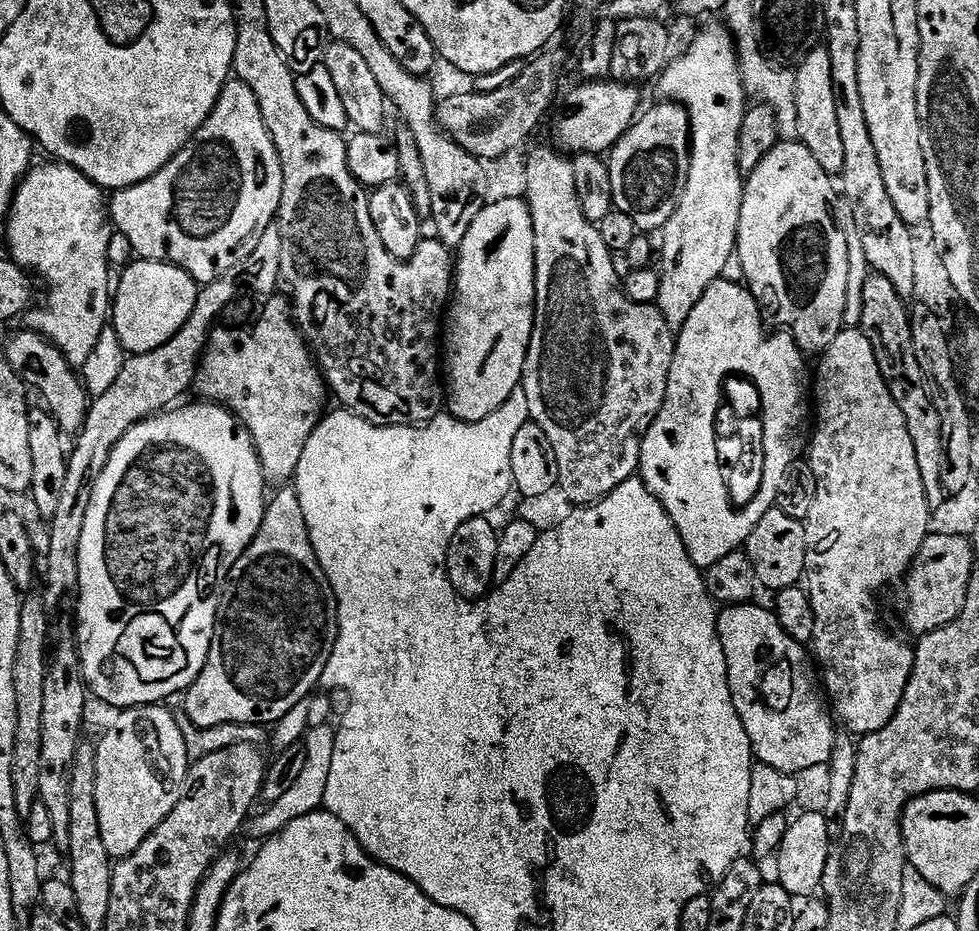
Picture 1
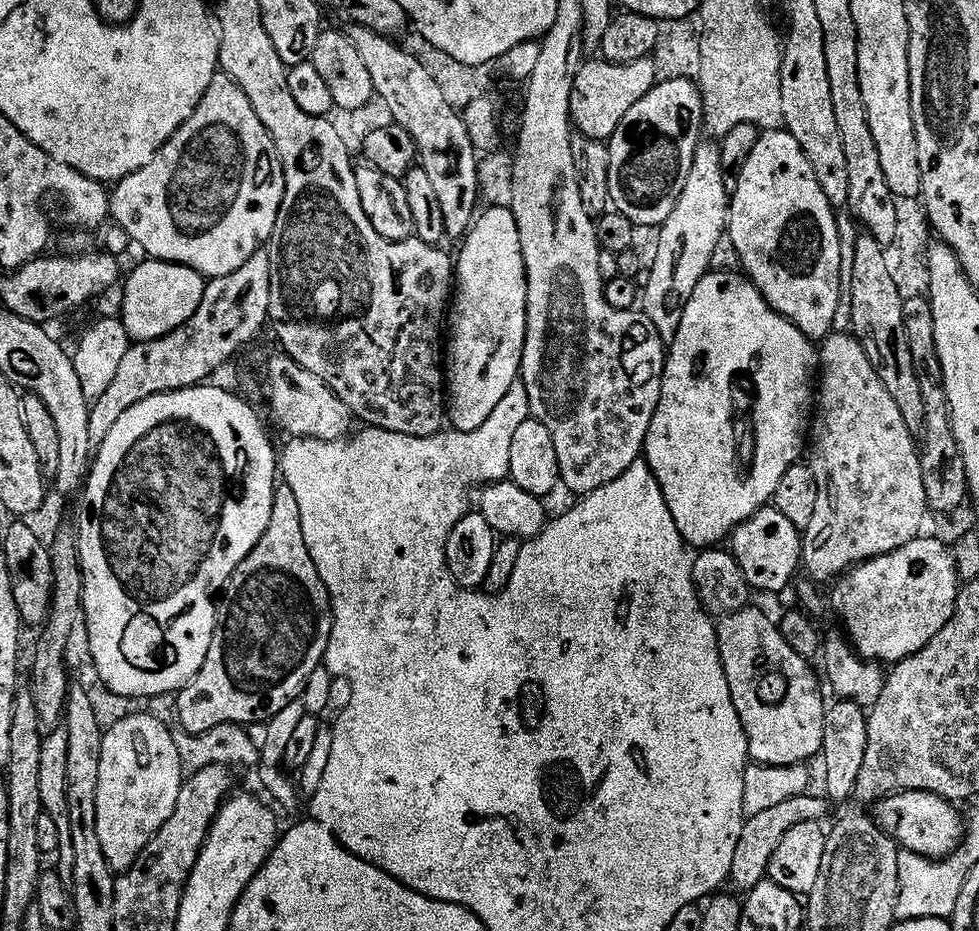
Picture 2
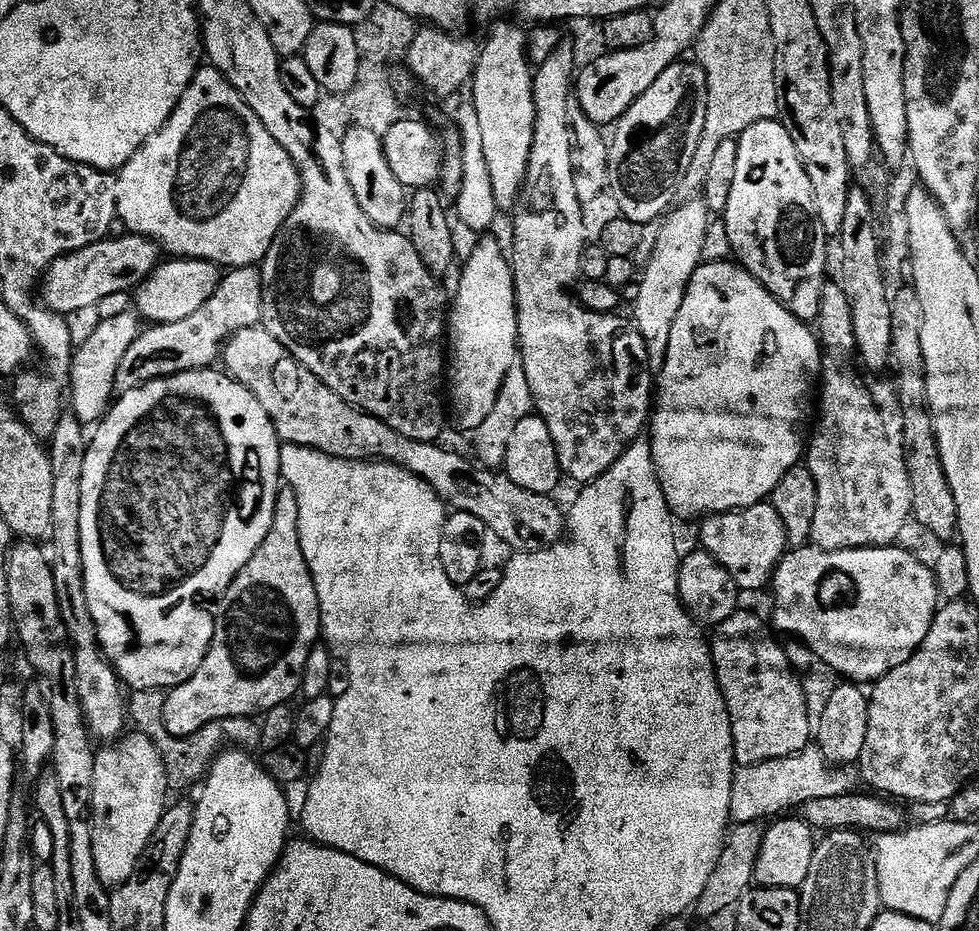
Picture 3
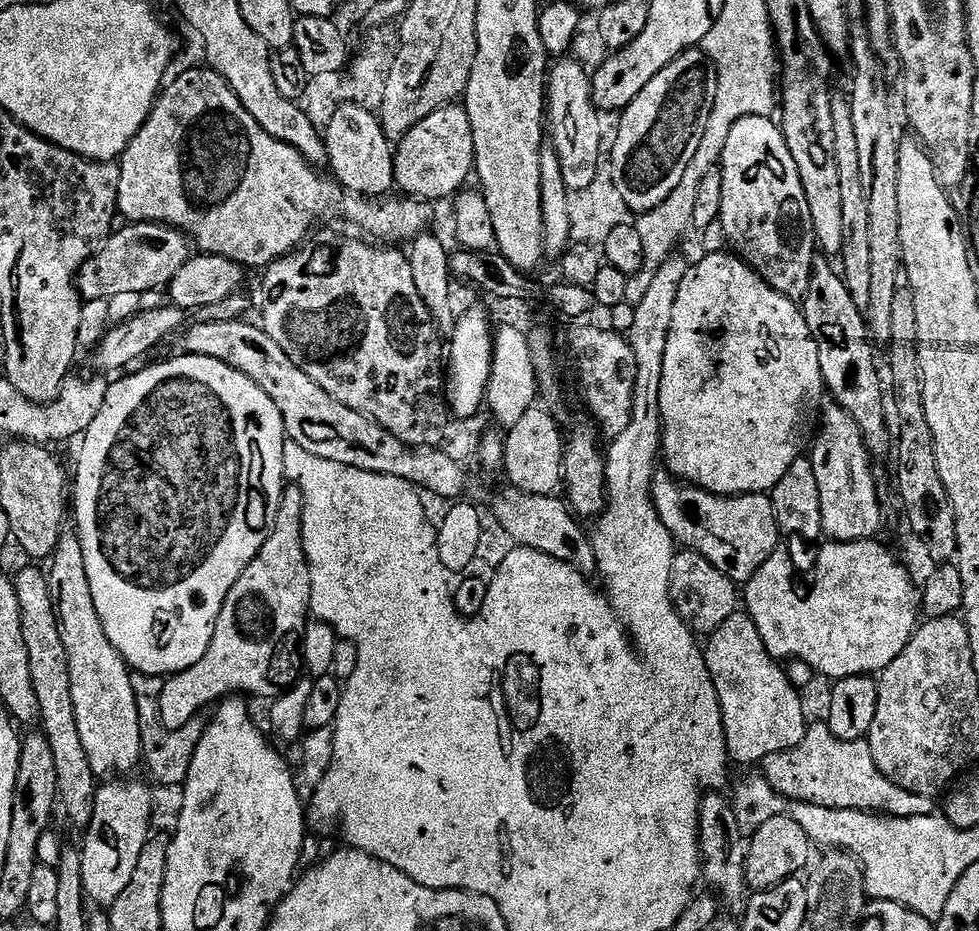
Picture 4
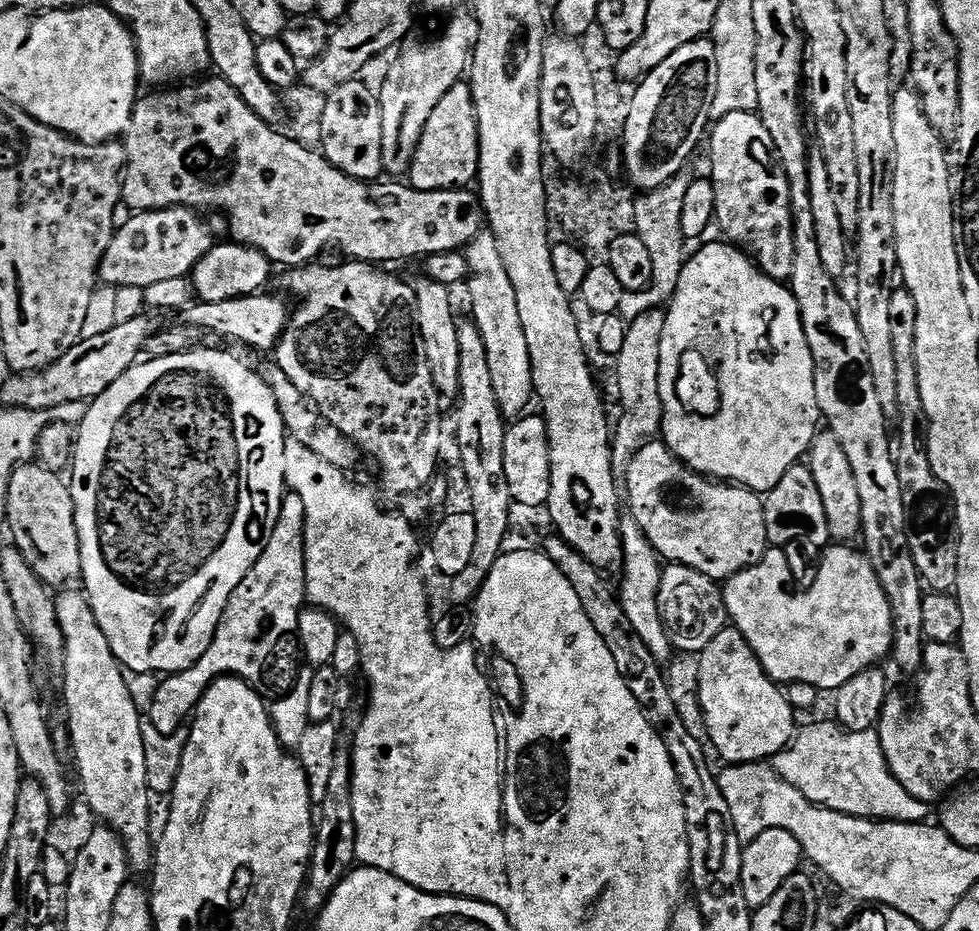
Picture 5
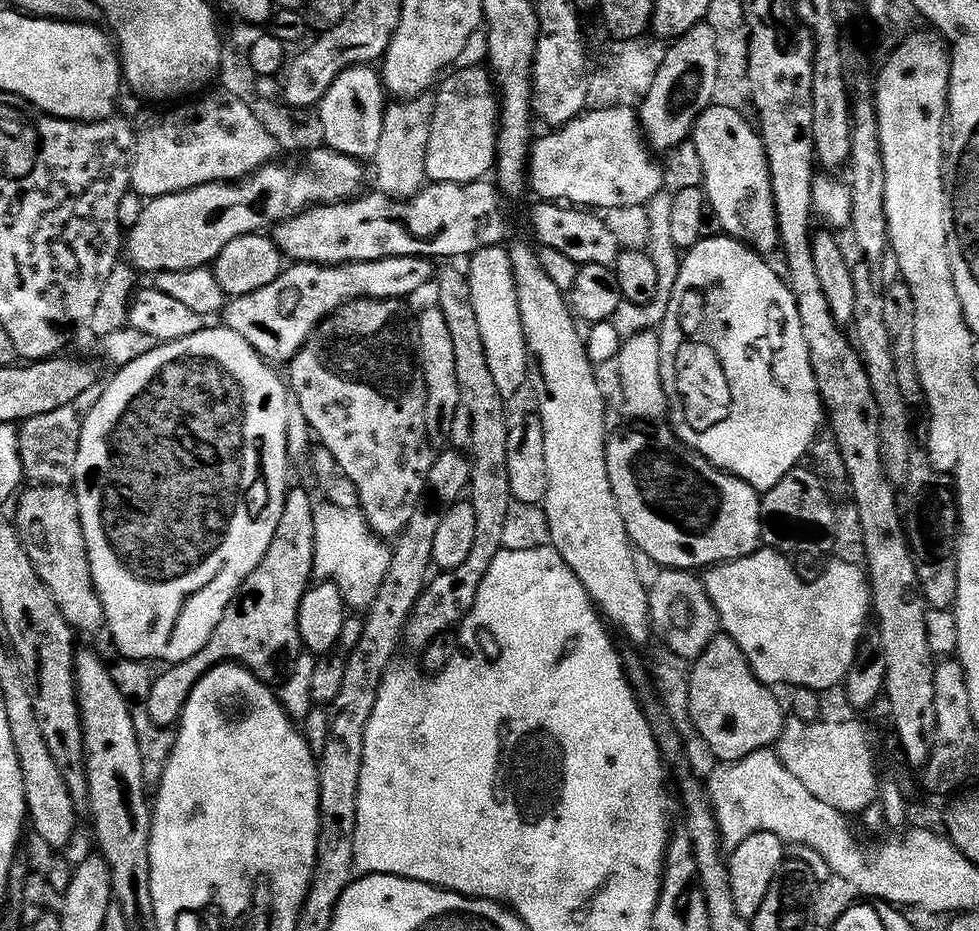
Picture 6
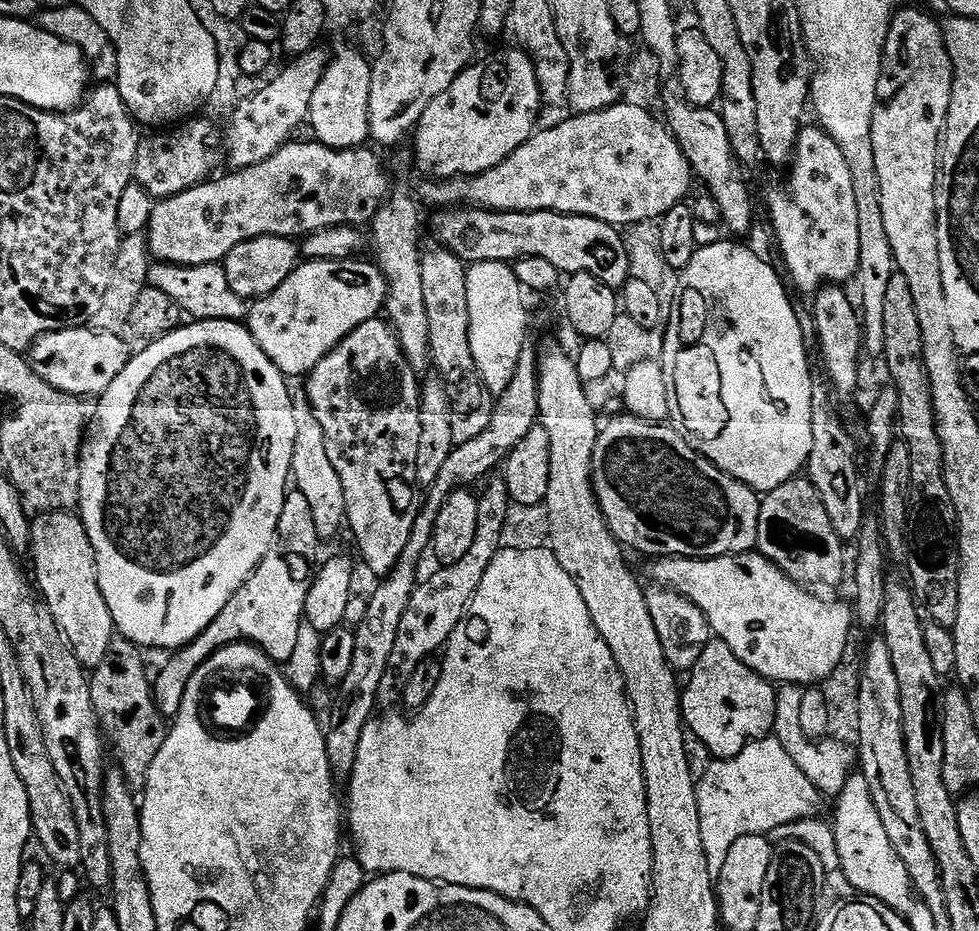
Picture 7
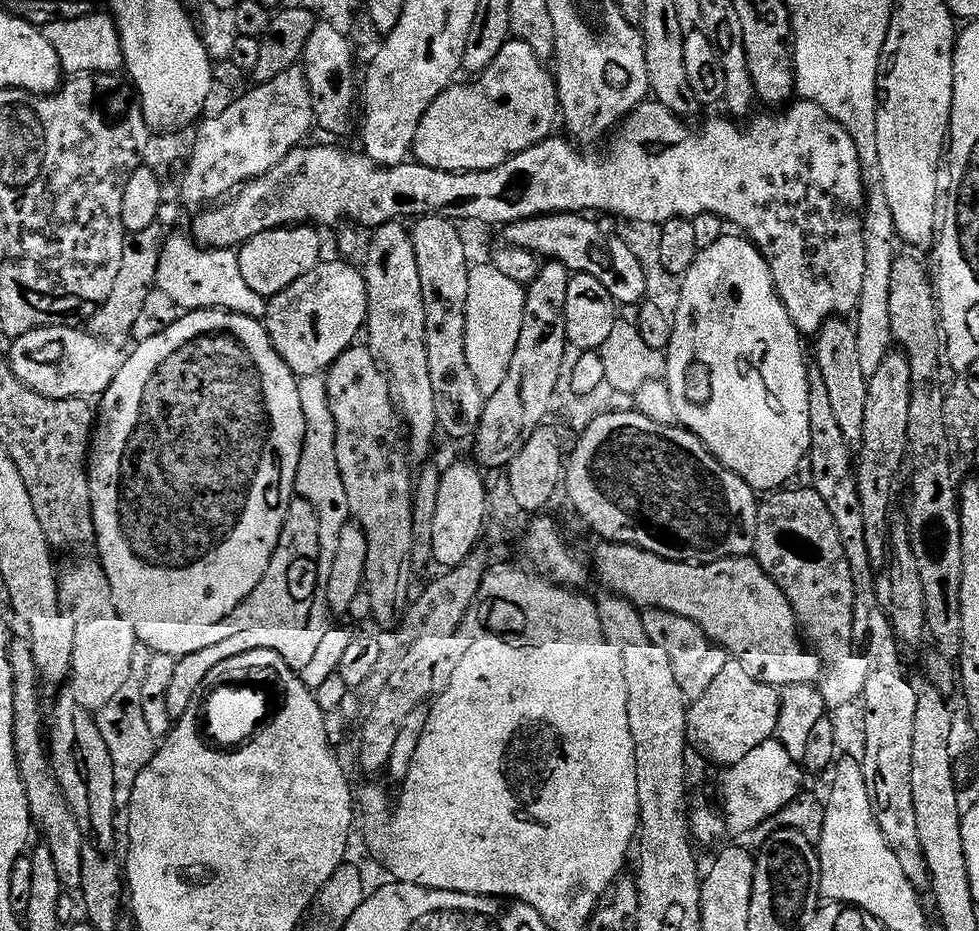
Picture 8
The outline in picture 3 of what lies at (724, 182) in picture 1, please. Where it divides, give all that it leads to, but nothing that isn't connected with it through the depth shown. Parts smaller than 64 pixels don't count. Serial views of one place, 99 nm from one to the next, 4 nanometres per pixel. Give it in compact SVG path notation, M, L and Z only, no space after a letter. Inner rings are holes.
M688 198L677 203L663 217L656 233L652 256L643 265L644 278L639 281L641 289L634 303L634 325L645 340L648 365L652 370L659 370L664 365L666 350L670 350L670 330L674 330L674 318L678 318L678 310L682 310L682 298L686 294L688 283L705 259L704 243L708 240L708 219L710 213L703 199Z

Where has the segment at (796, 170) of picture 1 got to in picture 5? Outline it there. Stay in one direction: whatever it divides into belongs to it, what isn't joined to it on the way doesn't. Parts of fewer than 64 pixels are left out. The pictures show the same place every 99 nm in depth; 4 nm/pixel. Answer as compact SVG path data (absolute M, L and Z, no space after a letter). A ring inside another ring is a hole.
M735 112L719 117L711 127L710 179L716 195L715 220L721 224L725 239L745 246L756 266L772 280L789 281L793 274L793 218L789 179L773 150L773 139L756 112ZM752 196L760 204L747 208L740 199Z

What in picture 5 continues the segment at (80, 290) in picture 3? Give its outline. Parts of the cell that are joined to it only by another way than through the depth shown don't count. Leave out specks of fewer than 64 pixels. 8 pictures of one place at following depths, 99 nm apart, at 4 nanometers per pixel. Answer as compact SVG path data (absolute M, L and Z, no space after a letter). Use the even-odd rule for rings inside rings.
M159 208L156 212L137 212L122 229L112 234L112 241L100 263L100 280L107 287L117 290L137 288L143 290L167 282L170 278L185 278L196 263L214 247L212 228L203 220L199 211L190 208Z

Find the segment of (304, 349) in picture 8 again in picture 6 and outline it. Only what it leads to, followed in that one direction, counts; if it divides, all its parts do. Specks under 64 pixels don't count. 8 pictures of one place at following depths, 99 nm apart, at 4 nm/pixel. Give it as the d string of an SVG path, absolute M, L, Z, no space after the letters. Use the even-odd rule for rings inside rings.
M391 256L385 260L367 260L365 264L345 264L343 266L325 266L322 264L293 263L292 268L285 267L280 276L270 282L270 286L262 286L262 290L254 290L245 296L237 296L225 303L222 313L223 327L234 330L234 334L242 334L250 346L265 360L273 365L287 365L302 350L302 346L319 328L323 320L333 316L343 304L350 300L404 300L415 292L433 283L438 268L426 256Z

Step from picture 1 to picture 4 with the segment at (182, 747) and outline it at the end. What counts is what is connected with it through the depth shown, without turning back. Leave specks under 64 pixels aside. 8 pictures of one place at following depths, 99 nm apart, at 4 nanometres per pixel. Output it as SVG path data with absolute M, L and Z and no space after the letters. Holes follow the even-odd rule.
M128 780L125 784L120 782L104 782L97 787L96 801L92 807L92 821L88 823L83 833L84 846L79 849L82 868L82 886L84 898L89 905L97 904L97 909L111 909L114 902L118 902L118 894L130 886L130 878L134 878L134 870L138 866L138 858L142 858L142 850L148 845L150 833L148 827L152 824L152 792L147 783L135 784Z

